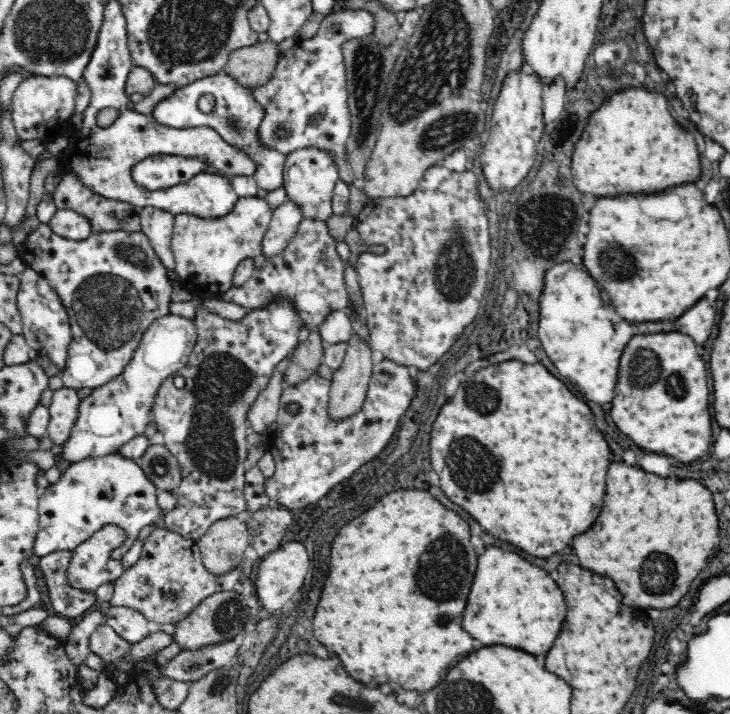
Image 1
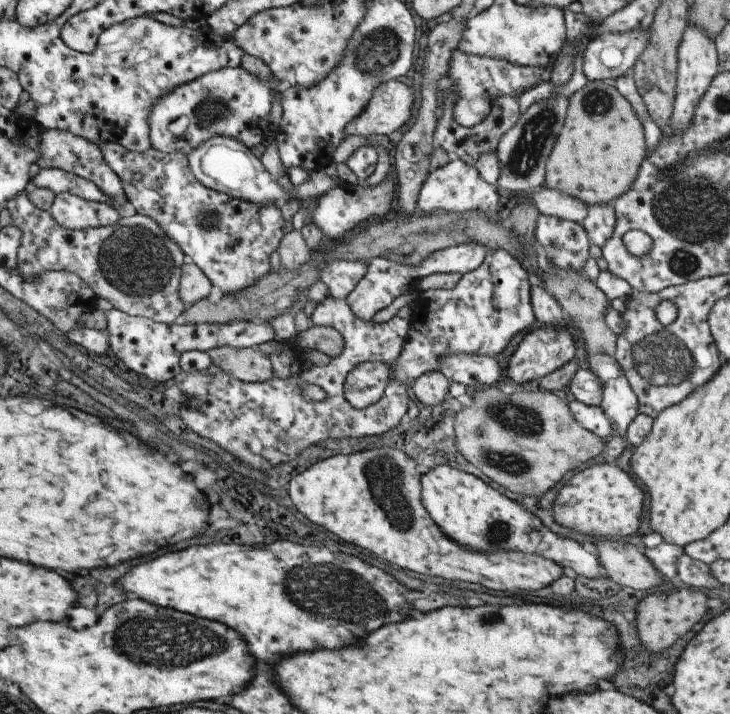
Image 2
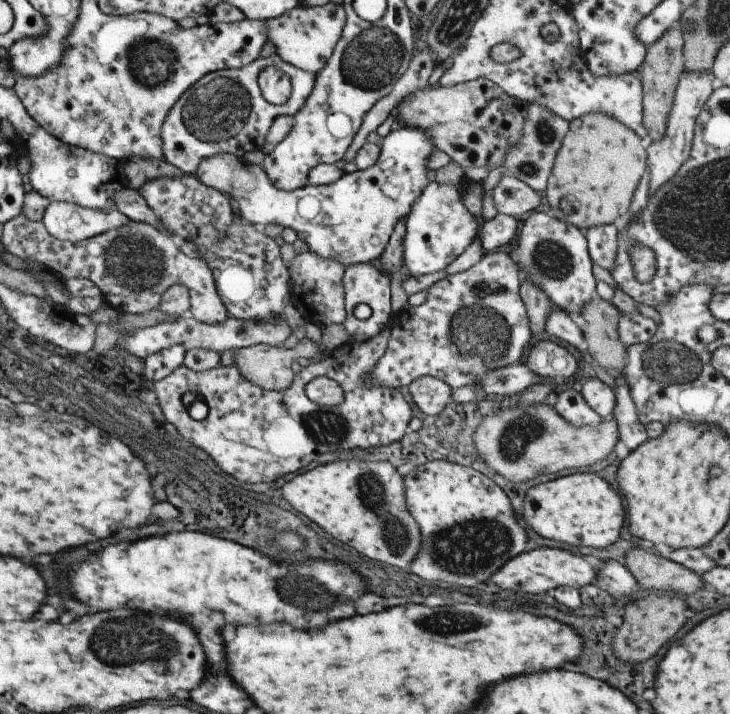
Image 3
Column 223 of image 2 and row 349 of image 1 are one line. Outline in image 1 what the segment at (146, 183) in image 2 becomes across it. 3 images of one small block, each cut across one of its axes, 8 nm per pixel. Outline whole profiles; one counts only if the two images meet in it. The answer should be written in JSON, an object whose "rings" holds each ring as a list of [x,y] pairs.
{"rings":[[[192,298],[192,302],[196,304],[194,326],[196,326],[196,330],[198,330],[198,342],[196,342],[196,346],[194,346],[194,352],[190,354],[188,366],[184,366],[178,374],[174,374],[174,376],[182,376],[184,382],[186,382],[186,386],[184,386],[184,388],[176,388],[174,382],[172,382],[172,378],[166,380],[166,382],[158,388],[156,402],[154,402],[152,406],[154,406],[154,424],[156,424],[156,428],[164,434],[164,438],[166,438],[166,448],[170,448],[170,454],[172,454],[172,456],[178,460],[178,464],[182,466],[182,484],[180,484],[180,488],[174,490],[174,496],[178,498],[178,506],[176,506],[172,512],[168,512],[168,514],[164,516],[160,528],[164,528],[164,530],[168,530],[168,532],[172,532],[172,534],[180,534],[184,540],[194,540],[194,542],[198,542],[198,540],[210,530],[210,526],[214,526],[216,522],[228,520],[228,518],[242,518],[244,514],[248,514],[248,502],[246,502],[246,496],[244,496],[244,486],[246,486],[246,458],[248,458],[248,454],[250,454],[250,444],[246,442],[246,428],[248,428],[248,418],[246,418],[246,416],[248,416],[250,406],[256,402],[256,398],[268,388],[268,382],[270,382],[270,378],[272,378],[272,374],[274,374],[274,372],[272,372],[274,366],[276,366],[278,362],[282,362],[288,354],[292,354],[292,352],[298,348],[298,338],[300,338],[302,328],[306,328],[306,322],[302,322],[302,318],[300,318],[300,314],[298,314],[298,308],[294,308],[294,304],[292,304],[290,298],[272,298],[266,306],[256,308],[256,310],[250,310],[250,312],[248,312],[242,320],[238,320],[238,322],[232,322],[232,320],[220,318],[218,314],[206,312],[206,310],[200,306],[200,298]]]}

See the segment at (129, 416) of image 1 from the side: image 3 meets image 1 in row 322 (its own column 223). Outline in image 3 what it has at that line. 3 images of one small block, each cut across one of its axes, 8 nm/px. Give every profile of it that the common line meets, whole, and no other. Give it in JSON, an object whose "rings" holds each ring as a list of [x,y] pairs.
{"rings":[[[399,128],[383,138],[381,154],[371,168],[343,174],[329,186],[305,184],[291,192],[275,188],[261,166],[245,164],[245,160],[225,152],[197,162],[195,176],[207,188],[215,188],[235,202],[241,220],[249,226],[279,224],[291,228],[307,242],[309,252],[315,252],[321,260],[335,258],[349,268],[353,264],[377,264],[395,224],[411,212],[411,206],[431,180],[427,170],[431,150],[435,150],[433,142],[423,130]]]}

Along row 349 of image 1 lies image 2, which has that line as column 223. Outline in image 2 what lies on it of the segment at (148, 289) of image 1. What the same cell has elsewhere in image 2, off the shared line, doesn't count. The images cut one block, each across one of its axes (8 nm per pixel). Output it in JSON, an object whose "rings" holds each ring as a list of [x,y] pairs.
{"rings":[[[241,66],[209,72],[193,82],[177,86],[171,94],[159,98],[149,110],[151,148],[163,154],[179,152],[189,156],[193,150],[197,150],[197,146],[213,136],[239,140],[247,148],[261,146],[261,142],[273,134],[269,114],[283,88],[285,86],[273,76],[269,80],[261,80]]]}

